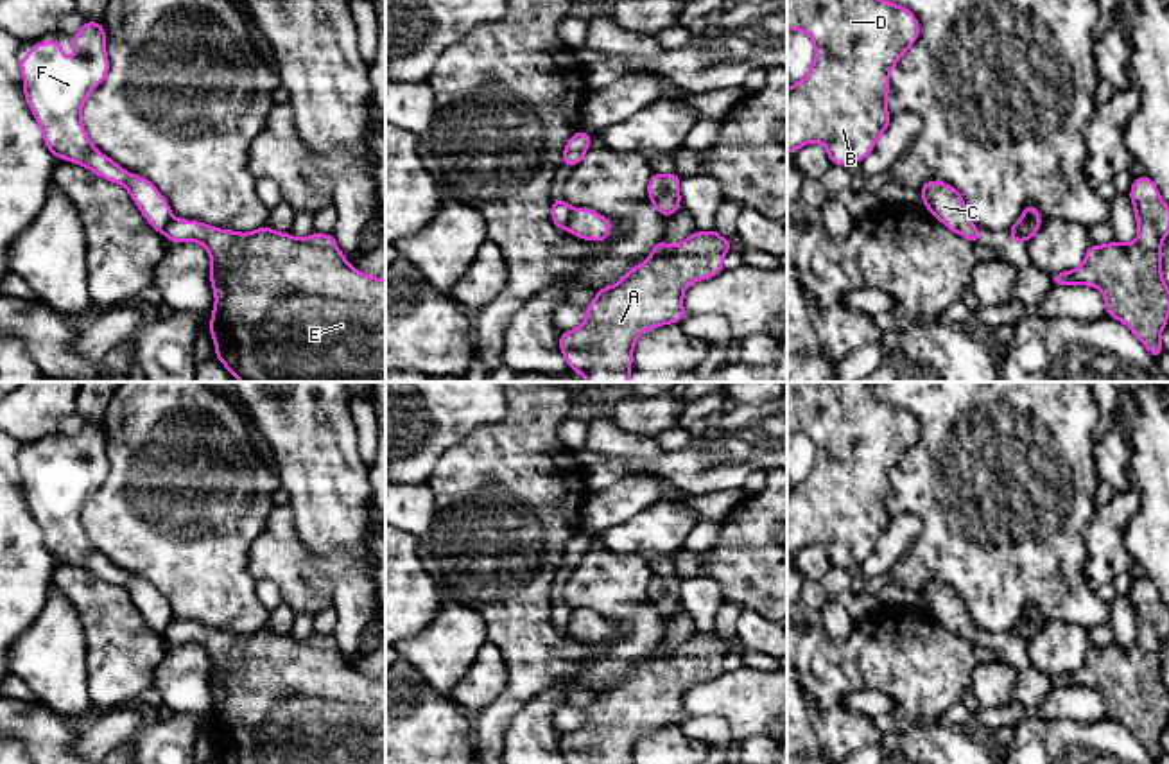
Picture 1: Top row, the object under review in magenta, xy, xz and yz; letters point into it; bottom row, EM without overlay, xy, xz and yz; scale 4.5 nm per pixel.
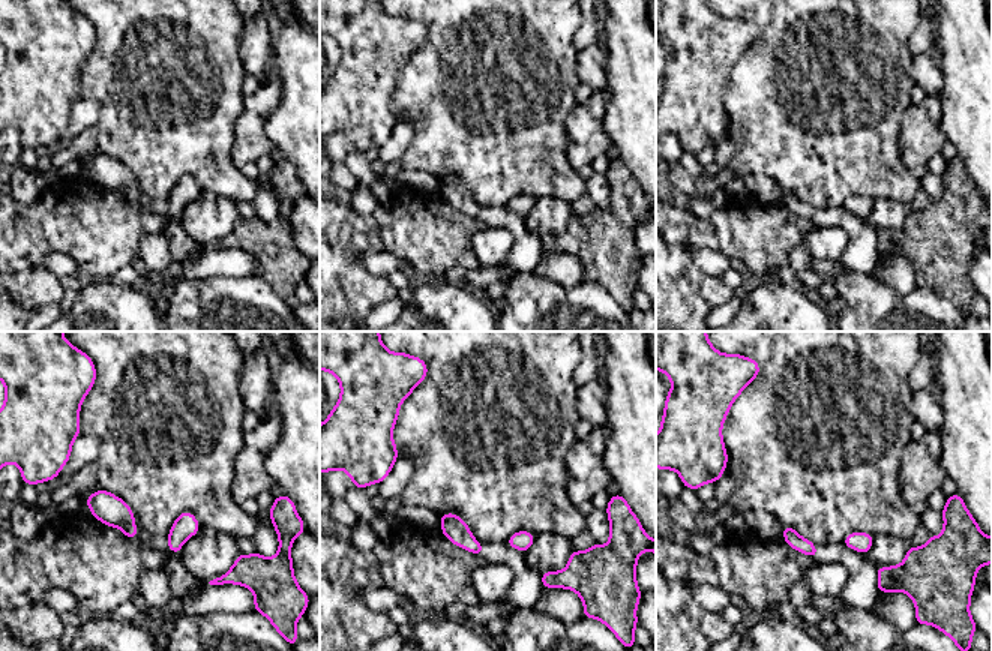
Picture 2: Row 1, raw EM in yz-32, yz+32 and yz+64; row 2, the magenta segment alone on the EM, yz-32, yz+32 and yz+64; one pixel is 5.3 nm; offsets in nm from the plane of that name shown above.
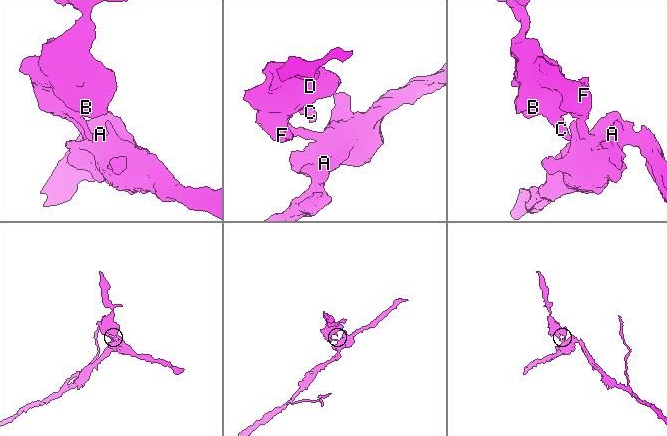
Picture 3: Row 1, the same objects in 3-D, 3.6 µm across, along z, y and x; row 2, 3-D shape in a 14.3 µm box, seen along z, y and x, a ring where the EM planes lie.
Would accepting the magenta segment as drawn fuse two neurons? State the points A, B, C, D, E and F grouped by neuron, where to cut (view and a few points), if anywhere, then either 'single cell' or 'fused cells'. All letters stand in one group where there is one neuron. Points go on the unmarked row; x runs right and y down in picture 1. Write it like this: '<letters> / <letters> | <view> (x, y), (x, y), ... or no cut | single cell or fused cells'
A E / B C D F | yz (1039, 623), (1026, 623), (1019, 632), (1021, 639) | fused cells

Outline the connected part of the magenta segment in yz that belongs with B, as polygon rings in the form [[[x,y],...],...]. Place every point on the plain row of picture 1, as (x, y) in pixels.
[[[787,382],[787,432],[807,434],[816,450],[809,475],[787,490],[787,556],[819,543],[832,567],[861,565],[889,527],[889,475],[920,438],[916,418],[877,400],[870,382]]]

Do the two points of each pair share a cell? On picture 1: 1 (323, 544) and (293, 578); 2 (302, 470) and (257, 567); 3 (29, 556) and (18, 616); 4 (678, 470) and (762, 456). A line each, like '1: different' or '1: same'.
1: different
2: different
3: same
4: same

